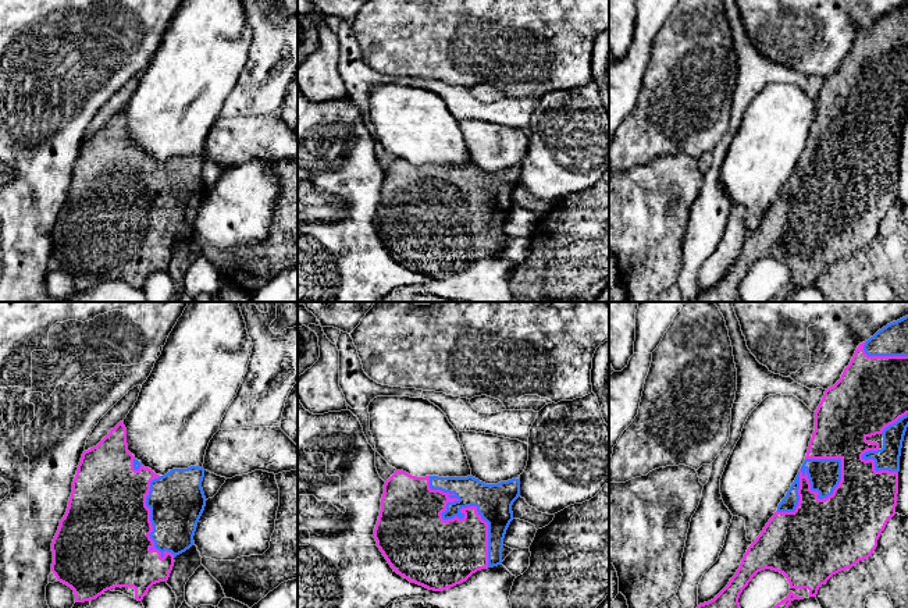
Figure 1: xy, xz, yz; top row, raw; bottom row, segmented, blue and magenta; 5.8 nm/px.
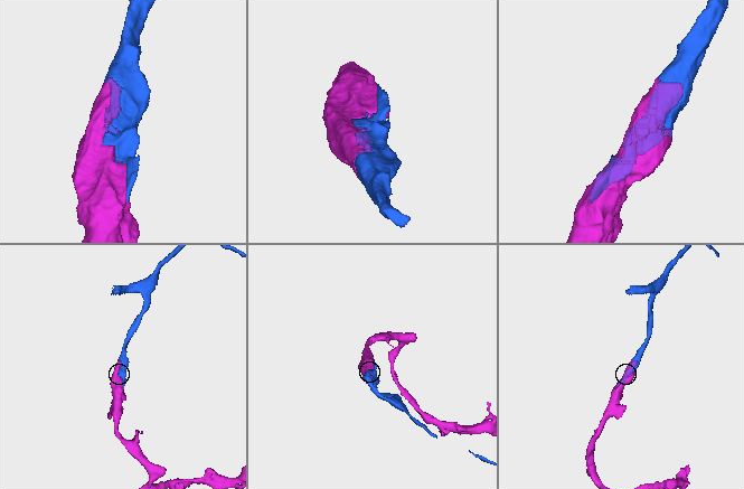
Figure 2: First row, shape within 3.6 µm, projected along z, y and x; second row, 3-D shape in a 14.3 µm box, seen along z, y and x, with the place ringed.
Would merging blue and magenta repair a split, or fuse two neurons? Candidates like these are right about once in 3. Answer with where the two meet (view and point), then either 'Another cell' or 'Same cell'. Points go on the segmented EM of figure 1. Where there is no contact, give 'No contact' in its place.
Touches blue at xz (463, 515). Same cell

